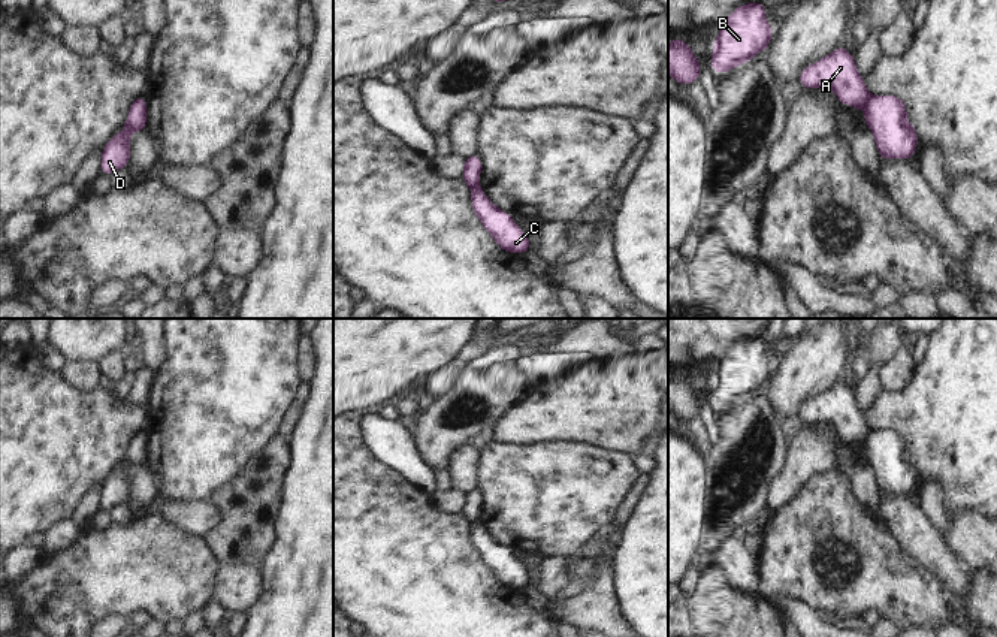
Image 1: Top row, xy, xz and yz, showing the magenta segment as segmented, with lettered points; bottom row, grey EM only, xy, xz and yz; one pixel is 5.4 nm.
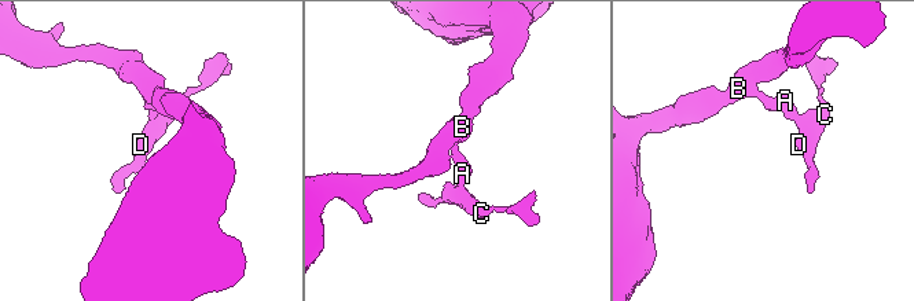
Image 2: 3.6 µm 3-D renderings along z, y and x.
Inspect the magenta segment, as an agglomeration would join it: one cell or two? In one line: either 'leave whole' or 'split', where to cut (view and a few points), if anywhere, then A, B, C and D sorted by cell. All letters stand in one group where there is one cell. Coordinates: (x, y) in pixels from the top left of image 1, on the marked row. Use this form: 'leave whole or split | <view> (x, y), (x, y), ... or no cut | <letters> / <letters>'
split | yz (872, 96), (863, 108) | A B / C D

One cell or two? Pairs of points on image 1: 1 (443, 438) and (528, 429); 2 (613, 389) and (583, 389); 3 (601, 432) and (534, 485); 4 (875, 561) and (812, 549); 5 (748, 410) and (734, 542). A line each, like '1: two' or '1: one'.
1: two
2: one
3: two
4: one
5: two

